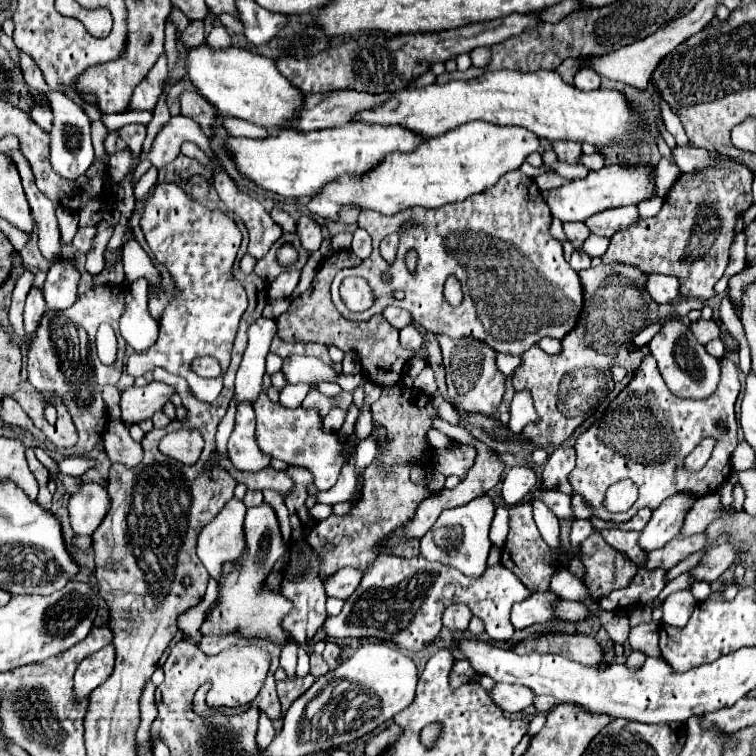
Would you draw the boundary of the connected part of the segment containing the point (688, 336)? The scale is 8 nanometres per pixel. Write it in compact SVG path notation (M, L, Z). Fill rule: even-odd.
M668 321L662 325L662 331L648 343L652 357L658 361L658 369L668 385L668 389L680 397L680 399L708 399L716 389L720 381L720 361L718 357L712 357L704 345L700 345L688 325L682 325L680 321Z

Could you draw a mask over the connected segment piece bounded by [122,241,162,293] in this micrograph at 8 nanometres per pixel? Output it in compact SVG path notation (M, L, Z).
M128 241L122 247L124 247L126 281L136 281L138 277L146 277L150 281L150 293L158 293L158 285L162 277L154 267L154 263L150 261L150 257L138 245L138 241Z

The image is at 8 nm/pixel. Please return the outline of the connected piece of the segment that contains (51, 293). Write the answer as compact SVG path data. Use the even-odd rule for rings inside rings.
M60 257L56 263L50 265L46 283L42 287L46 307L48 309L66 309L74 305L78 297L78 281L80 281L80 271L76 269L74 259Z

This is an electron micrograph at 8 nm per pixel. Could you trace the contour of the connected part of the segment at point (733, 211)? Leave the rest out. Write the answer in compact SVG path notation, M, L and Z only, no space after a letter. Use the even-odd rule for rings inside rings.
M740 163L710 167L700 175L682 173L670 189L660 213L652 219L640 219L626 231L610 237L604 263L630 263L644 273L674 275L682 281L684 297L708 301L716 297L714 285L728 267L728 249L736 215L752 205L752 173Z

